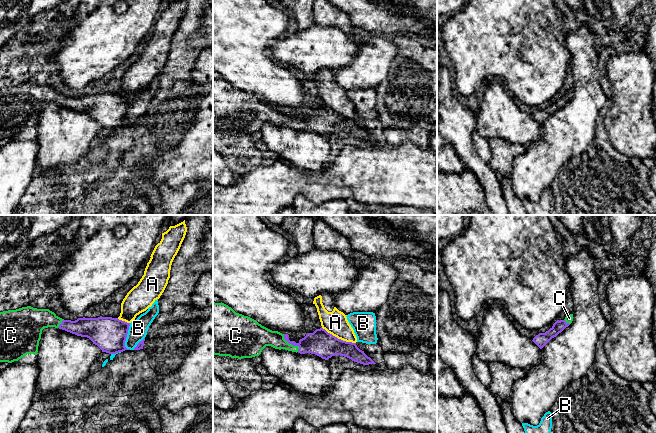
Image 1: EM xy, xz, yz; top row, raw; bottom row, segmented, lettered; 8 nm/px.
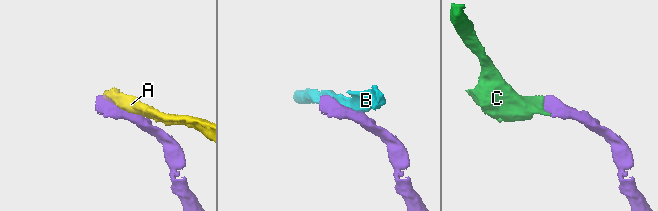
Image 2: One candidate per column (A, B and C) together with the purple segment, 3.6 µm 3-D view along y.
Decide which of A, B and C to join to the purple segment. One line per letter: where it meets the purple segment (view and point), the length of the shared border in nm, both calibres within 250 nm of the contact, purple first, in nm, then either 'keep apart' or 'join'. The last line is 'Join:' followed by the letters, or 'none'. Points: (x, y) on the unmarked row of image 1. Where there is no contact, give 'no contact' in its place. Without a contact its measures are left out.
A: contact xz (337, 114); length 300 nm; calibres 200 and 190 nm; keep apart
B: contact xy (126, 112); length 220 nm; calibres 280 and 150 nm; keep apart
C: contact xz (291, 119); length 190 nm; calibres 200 and 160 nm; join
Join: C

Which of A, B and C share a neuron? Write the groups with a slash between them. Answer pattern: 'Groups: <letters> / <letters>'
Groups: A / B / C

